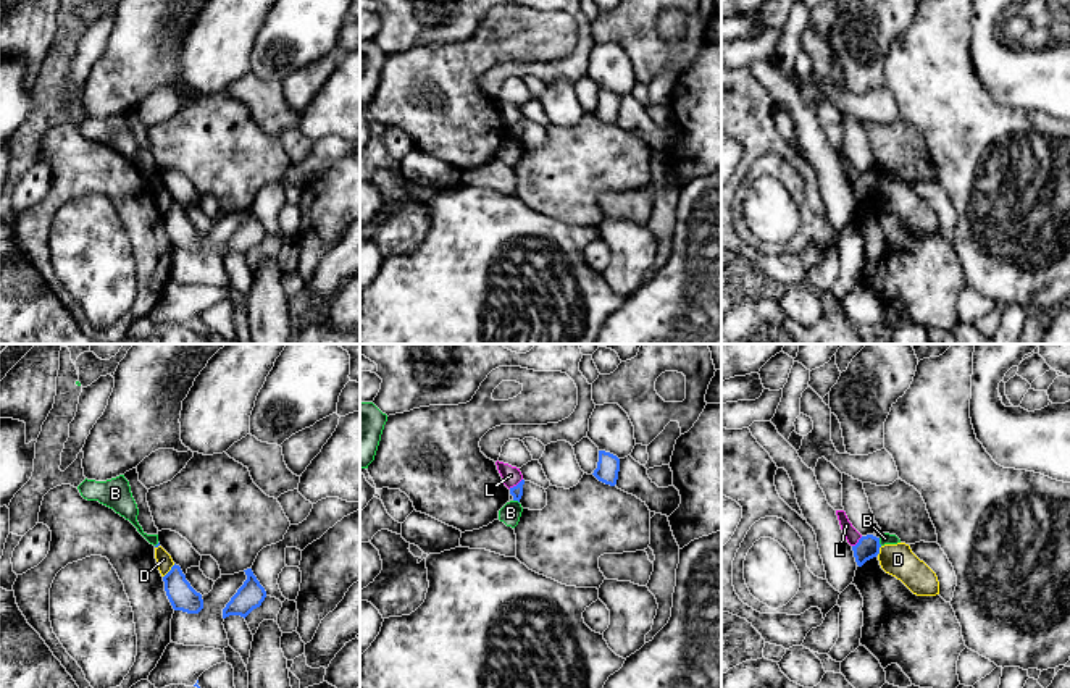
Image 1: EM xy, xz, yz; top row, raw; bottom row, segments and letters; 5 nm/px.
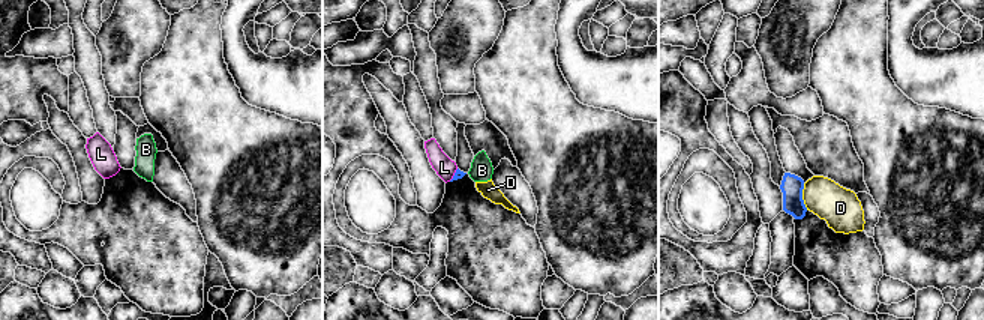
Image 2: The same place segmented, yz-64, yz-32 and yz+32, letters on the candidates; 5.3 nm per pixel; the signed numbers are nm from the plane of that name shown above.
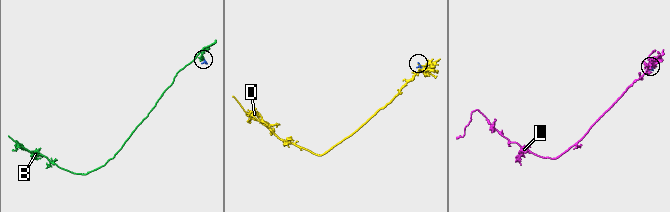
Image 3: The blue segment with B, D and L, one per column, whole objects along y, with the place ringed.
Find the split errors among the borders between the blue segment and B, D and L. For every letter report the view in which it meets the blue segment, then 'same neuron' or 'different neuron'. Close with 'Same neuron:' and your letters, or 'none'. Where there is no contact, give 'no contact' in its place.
B: yz | different neuron
D: xy | different neuron
L: xz | different neuron
Same neuron: none

